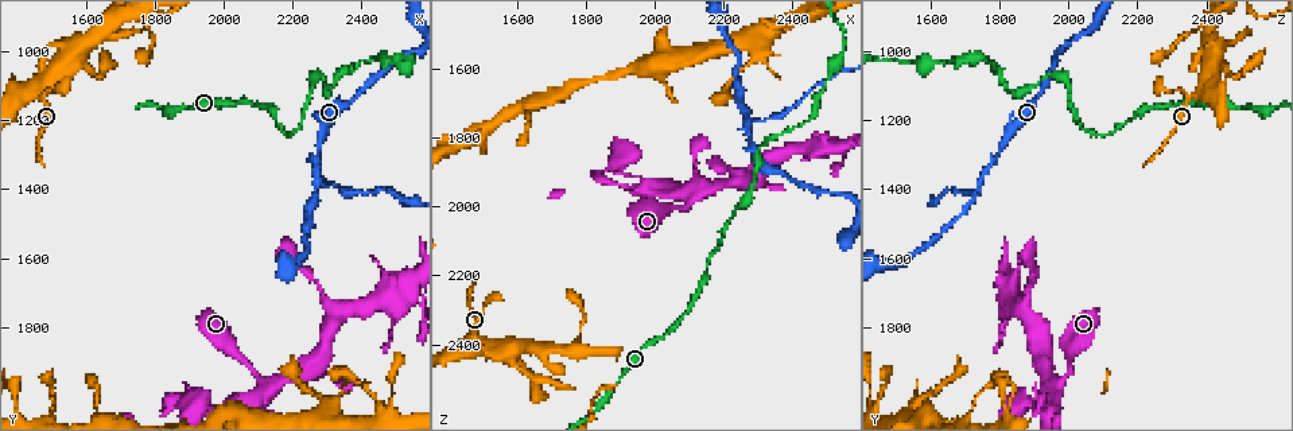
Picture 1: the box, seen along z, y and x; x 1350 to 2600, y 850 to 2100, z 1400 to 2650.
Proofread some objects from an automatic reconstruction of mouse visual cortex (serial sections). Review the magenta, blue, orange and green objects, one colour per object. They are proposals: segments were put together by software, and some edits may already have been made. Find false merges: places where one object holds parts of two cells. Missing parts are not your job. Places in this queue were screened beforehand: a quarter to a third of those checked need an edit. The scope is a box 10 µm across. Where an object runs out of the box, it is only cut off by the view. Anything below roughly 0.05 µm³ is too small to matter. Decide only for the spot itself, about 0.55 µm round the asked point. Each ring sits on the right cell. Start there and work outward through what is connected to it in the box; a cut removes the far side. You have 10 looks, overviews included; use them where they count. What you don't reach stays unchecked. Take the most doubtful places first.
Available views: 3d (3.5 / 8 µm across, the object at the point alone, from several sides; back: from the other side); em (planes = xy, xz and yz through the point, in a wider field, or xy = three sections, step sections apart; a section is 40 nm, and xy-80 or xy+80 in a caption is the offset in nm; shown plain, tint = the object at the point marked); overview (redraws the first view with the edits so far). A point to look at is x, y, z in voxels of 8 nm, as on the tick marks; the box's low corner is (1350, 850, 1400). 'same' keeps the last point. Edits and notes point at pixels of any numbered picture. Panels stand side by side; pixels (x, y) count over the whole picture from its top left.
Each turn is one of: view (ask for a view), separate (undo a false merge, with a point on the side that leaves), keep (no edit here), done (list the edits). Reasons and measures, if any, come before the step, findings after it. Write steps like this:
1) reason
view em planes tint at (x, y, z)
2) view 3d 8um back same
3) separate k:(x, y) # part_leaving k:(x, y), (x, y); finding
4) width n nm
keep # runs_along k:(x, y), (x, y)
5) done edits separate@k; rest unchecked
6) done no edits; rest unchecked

three arms meet
view 3d 3.5um at (2260, 1380, 1750)

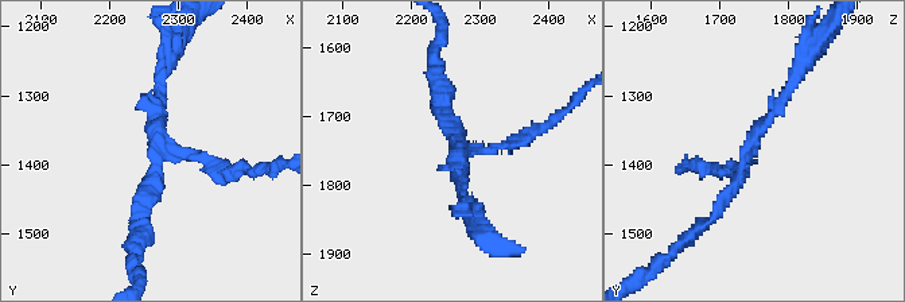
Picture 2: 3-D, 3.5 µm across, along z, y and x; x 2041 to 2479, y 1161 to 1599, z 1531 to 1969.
arms 3; arm_widths 150, 150, 150 nm; shape alone is not enough
view em planes tint at (2265, 1375, 1745)

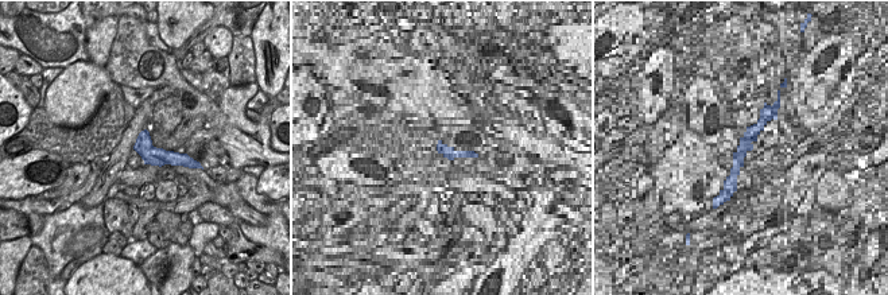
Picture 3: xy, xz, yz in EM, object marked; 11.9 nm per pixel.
separate 2:(213, 165) # part_leaving 2:(170, 155), (204, 155), (220, 171), (278, 163); two cells meet here

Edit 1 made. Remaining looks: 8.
four arms meet
view 3d 3.5um at (2130, 1980, 1970)

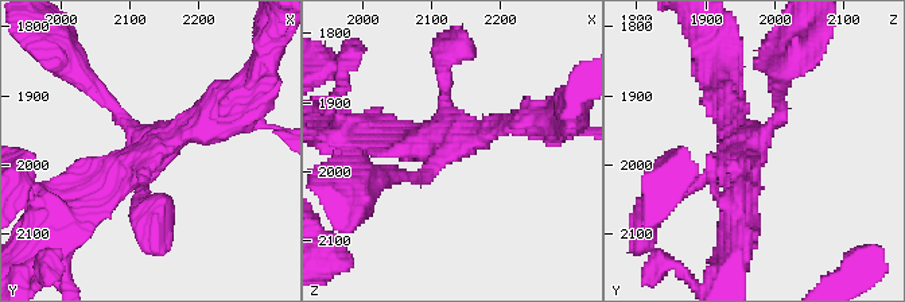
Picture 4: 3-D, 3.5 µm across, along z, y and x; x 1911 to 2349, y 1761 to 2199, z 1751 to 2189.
now the EM
view em xy step 2 tint at (2125, 1970, 1970)

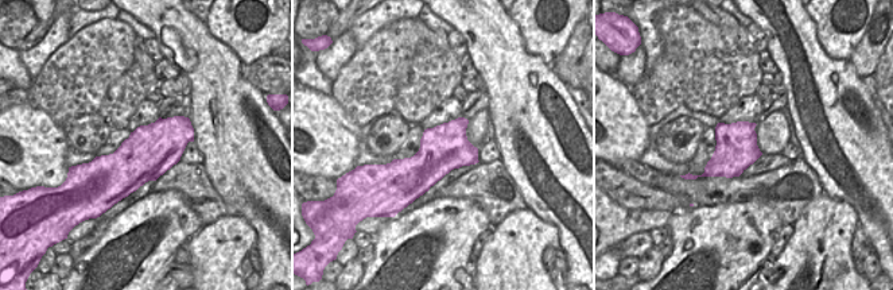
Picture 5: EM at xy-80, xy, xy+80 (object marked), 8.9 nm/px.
width 420 nm
keep # runs_along 4:(392, 177), (426, 177), (462, 139), (524, 122); continuous, no second cell

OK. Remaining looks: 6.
four or more arms meet
view 3d 3.5um at (1590, 1030, 2430)

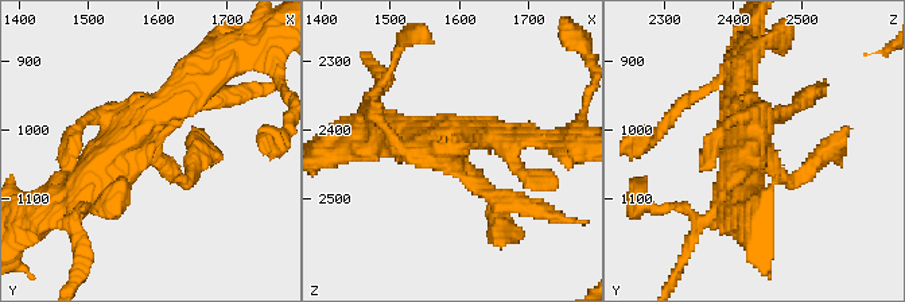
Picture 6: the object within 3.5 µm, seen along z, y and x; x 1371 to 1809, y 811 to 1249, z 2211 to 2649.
view em xy step 1 plain at (1585, 1030, 2435)

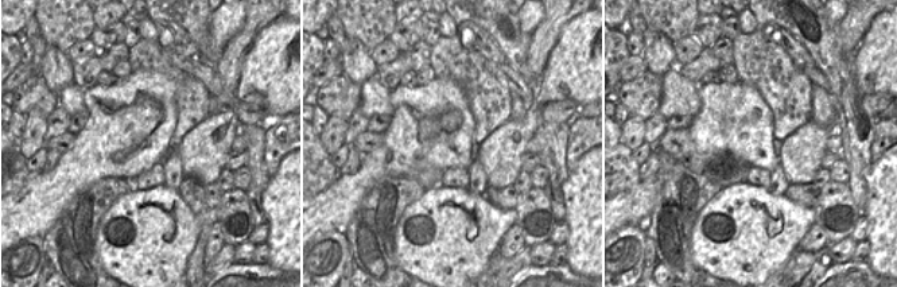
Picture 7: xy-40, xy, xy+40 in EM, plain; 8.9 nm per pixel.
view em xy step 1 tint same

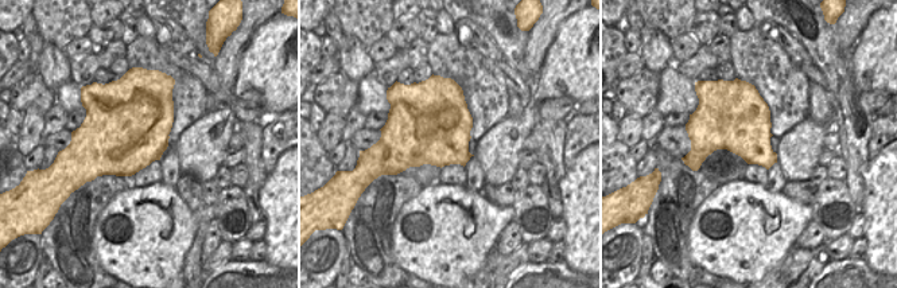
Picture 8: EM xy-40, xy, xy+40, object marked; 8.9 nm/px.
keep # runs_along 6:(78, 206), (119, 148), (206, 82); continuous, no second cell

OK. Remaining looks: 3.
redraw
view overview

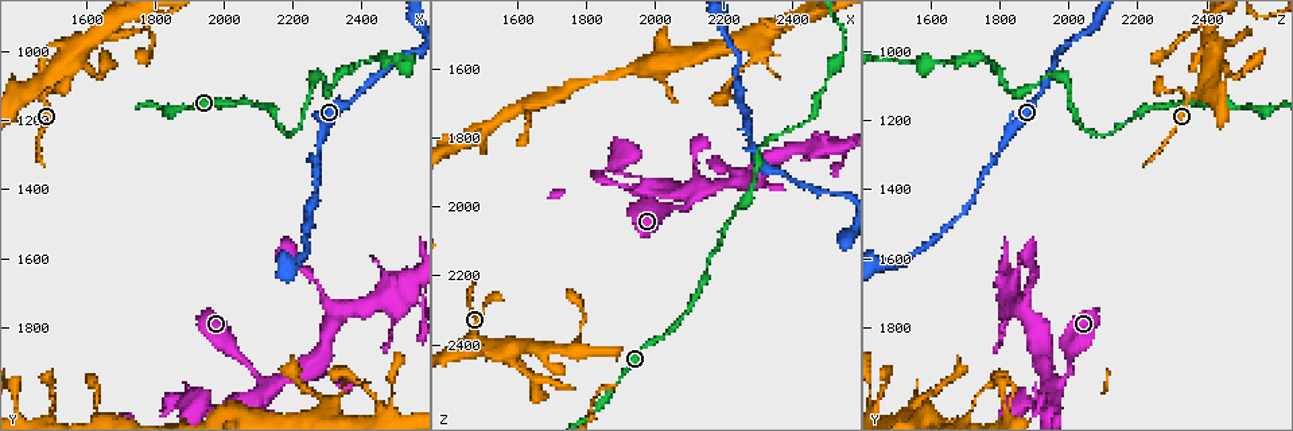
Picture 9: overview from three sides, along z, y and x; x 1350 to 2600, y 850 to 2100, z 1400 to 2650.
thin neck
view 3d 3.5um at (2240, 1130, 2010)

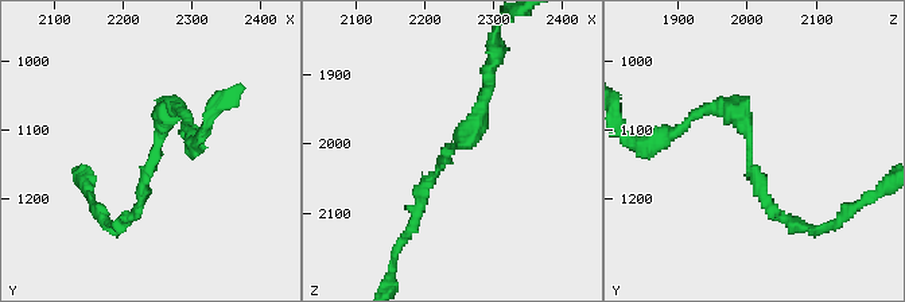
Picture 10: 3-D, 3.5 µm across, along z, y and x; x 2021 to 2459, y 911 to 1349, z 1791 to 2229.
arm_widths 150, 250 nm; shape alone is not enough
view em xy step 1 tint at (2240, 1130, 2005)

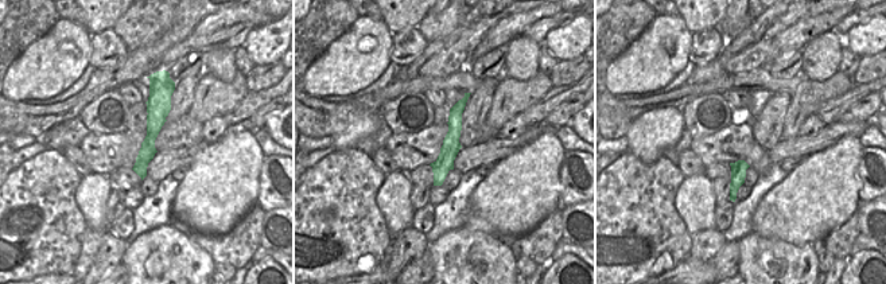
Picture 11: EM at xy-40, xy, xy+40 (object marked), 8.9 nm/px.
keep # runs_along 11:(156, 86), (156, 117), (142, 172); one cell here

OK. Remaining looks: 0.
done edits separate@2; rest unchecked

